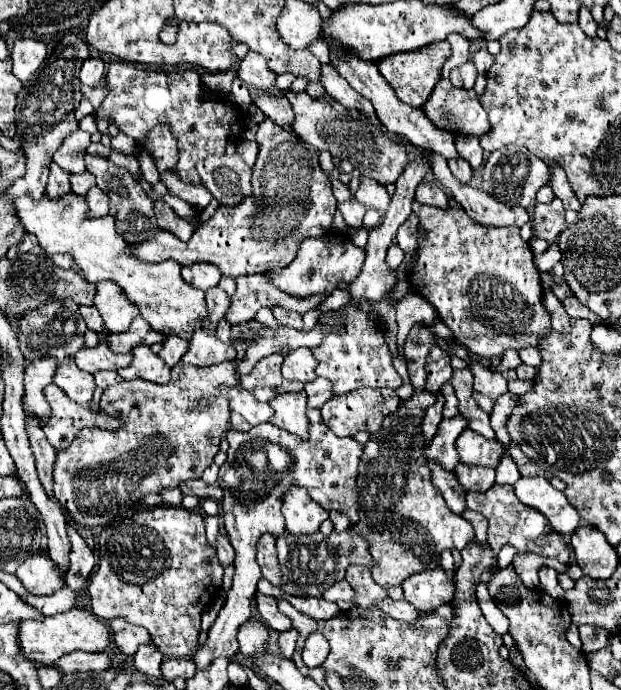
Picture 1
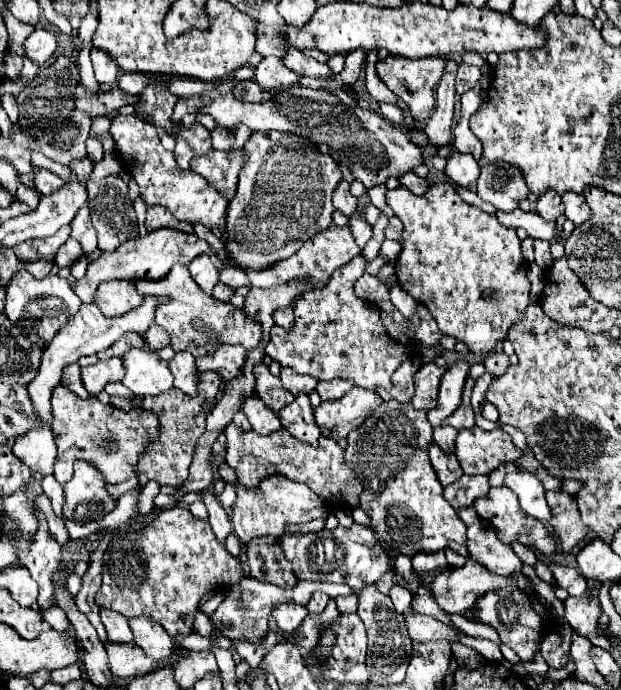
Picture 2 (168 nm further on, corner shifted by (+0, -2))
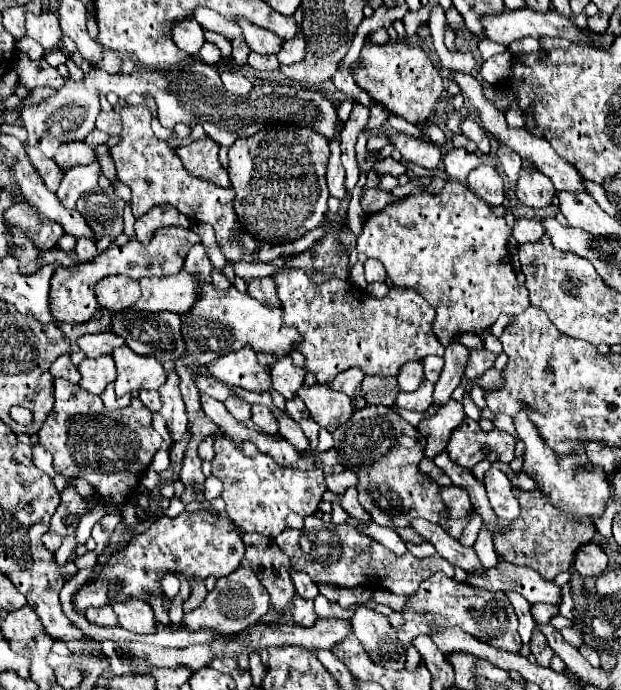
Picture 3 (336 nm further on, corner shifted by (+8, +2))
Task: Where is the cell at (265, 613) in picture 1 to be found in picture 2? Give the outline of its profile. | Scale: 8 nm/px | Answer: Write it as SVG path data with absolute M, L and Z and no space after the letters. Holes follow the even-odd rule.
M282 603L280 607L276 607L276 611L272 611L272 617L278 629L284 633L292 633L294 629L298 629L306 615L308 615L306 607L296 605L296 603Z

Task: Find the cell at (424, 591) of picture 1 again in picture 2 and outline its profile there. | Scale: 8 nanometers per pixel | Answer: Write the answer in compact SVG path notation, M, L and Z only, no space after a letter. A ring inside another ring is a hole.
M468 559L464 567L452 569L452 571L448 571L448 573L440 573L436 579L424 581L422 585L428 587L428 589L434 593L438 605L440 605L446 613L464 613L466 609L470 609L470 607L476 603L478 597L482 597L484 593L494 591L494 589L504 589L504 587L516 587L516 589L520 589L520 591L524 591L524 589L534 589L534 583L532 583L530 577L526 577L524 573L514 573L514 575L506 575L506 577L504 577L504 575L496 575L496 573L488 571L482 563L476 563L476 561L472 561L472 559Z

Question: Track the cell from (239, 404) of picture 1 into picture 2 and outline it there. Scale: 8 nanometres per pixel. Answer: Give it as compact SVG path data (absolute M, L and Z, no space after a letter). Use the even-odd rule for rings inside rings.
M250 397L246 399L246 403L242 405L242 411L246 413L246 417L250 419L252 423L252 429L260 435L268 435L268 433L274 433L278 431L282 425L280 425L280 419L278 415L266 407L266 403L260 399L260 397Z

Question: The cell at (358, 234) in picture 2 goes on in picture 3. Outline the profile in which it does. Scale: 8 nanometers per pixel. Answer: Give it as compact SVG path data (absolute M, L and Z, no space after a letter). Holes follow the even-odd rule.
M446 181L446 185L442 187L440 193L430 193L428 189L414 189L408 197L402 197L396 203L386 205L382 211L368 215L366 221L364 221L364 229L362 229L360 237L358 237L356 251L382 261L382 265L386 267L386 273L388 273L388 277L390 277L390 281L392 281L394 287L412 289L418 295L422 295L424 301L428 301L428 305L436 311L434 333L436 333L436 337L440 339L442 345L448 345L448 341L452 341L452 337L456 333L470 331L470 333L476 333L476 335L484 335L490 329L490 325L498 319L498 315L502 315L502 313L506 313L506 315L520 315L520 311L524 311L530 305L530 301L528 301L528 289L518 283L516 271L514 271L514 267L510 263L510 251L508 251L508 237L510 235L512 235L512 229L506 225L506 221L502 217L496 217L492 213L490 205L486 205L482 199L478 199L464 183L460 183L460 181Z

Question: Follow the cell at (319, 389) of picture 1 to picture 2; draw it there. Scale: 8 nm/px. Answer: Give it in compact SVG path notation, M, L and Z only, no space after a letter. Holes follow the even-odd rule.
M332 379L332 381L320 381L316 391L322 397L322 401L330 401L330 399L340 399L342 395L346 395L350 389L354 387L352 381L346 379Z

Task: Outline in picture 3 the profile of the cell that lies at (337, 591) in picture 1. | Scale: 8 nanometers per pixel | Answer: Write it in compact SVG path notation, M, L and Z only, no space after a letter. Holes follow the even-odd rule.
M238 567L230 575L217 580L214 591L210 591L200 607L184 615L184 625L192 631L198 629L214 629L216 633L236 633L252 623L258 623L270 611L270 595L264 591L262 583L254 575L252 569Z

